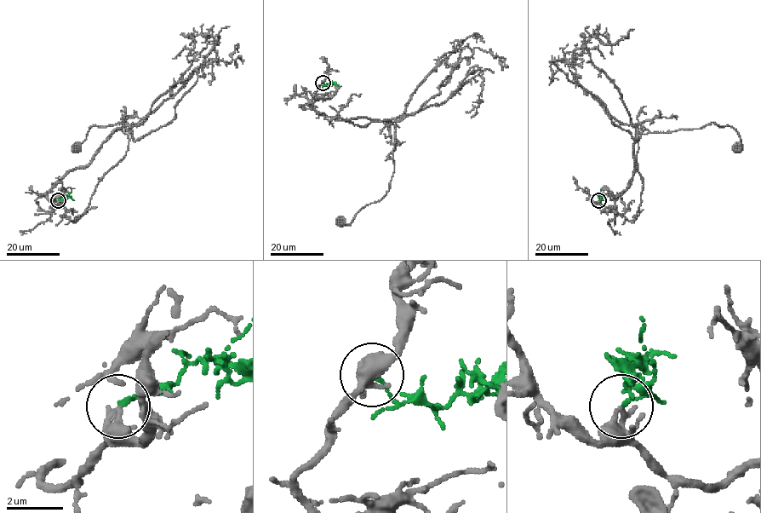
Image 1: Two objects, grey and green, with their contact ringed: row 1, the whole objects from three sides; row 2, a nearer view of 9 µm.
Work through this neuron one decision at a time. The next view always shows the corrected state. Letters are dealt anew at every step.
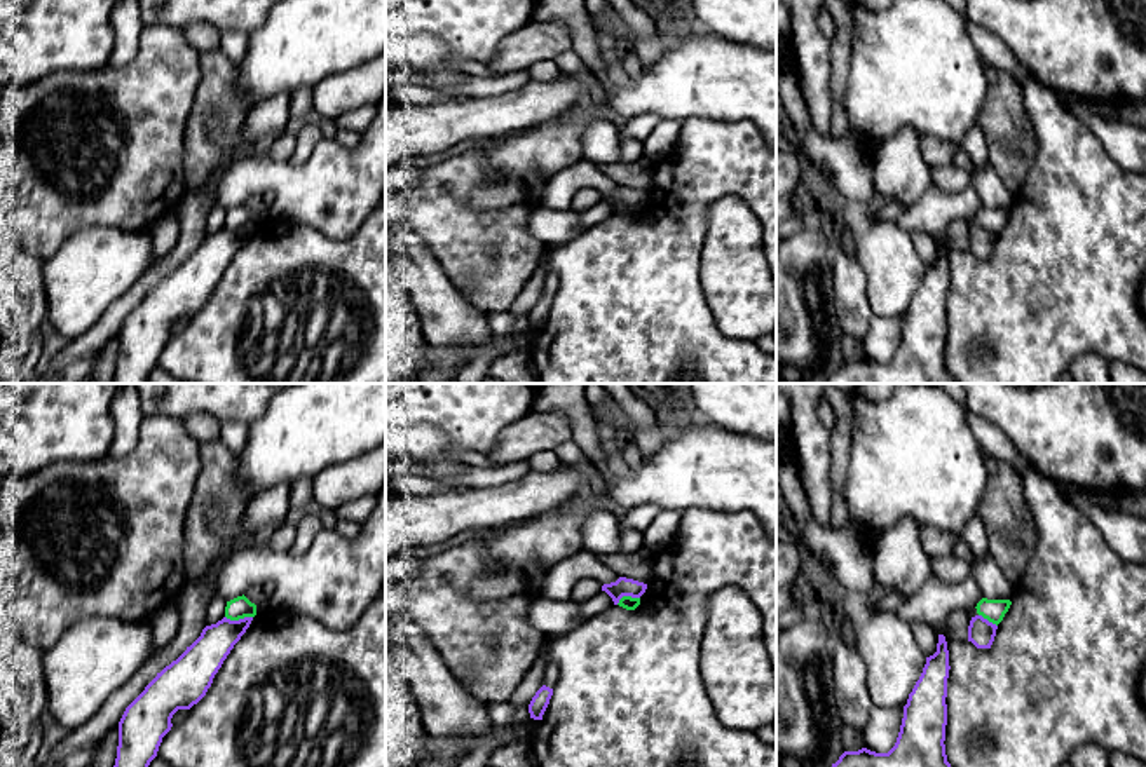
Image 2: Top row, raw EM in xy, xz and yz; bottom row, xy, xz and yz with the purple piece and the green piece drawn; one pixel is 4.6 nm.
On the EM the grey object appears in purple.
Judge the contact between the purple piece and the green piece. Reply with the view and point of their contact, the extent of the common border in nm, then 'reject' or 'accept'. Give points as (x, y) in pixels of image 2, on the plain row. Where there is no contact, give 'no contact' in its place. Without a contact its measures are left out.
meets purple in xy at (239, 229); contact 130 nm long; reject

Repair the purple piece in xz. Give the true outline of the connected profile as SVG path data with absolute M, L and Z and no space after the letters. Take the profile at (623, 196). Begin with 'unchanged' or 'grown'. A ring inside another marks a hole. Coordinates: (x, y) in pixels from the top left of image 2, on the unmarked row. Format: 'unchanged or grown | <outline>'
unchanged | M619 187L616 192L602 195L602 200L612 207L614 214L617 214L623 206L640 207L645 199L647 193L626 187Z

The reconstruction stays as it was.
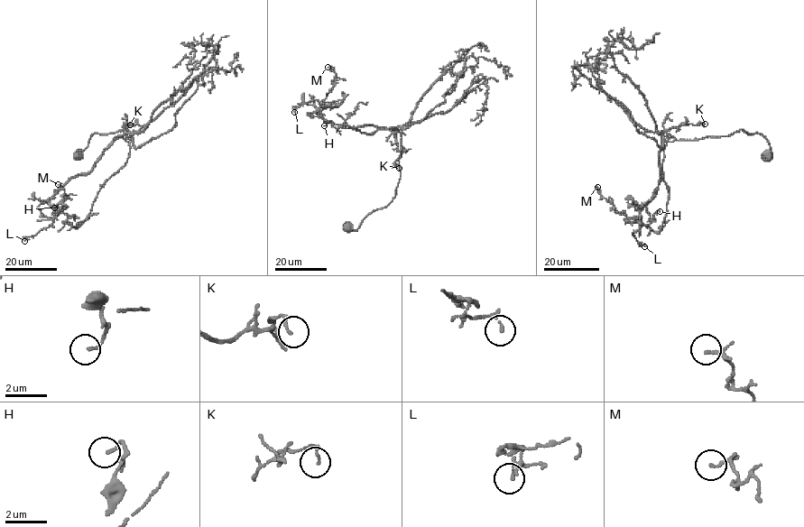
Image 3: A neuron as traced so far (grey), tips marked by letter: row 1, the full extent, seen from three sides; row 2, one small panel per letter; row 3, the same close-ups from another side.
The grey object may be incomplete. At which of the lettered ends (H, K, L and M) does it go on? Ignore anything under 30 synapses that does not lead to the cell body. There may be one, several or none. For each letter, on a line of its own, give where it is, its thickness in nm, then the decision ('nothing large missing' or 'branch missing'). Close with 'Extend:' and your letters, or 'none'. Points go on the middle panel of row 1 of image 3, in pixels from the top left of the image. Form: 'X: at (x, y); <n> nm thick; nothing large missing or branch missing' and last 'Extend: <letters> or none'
H: at (324, 125); 130 nm thick; nothing large missing
K: at (399, 168); 110 nm thick; nothing large missing
L: at (294, 112); 130 nm thick; nothing large missing
M: at (328, 67); 80 nm thick; nothing large missing
Extend: none

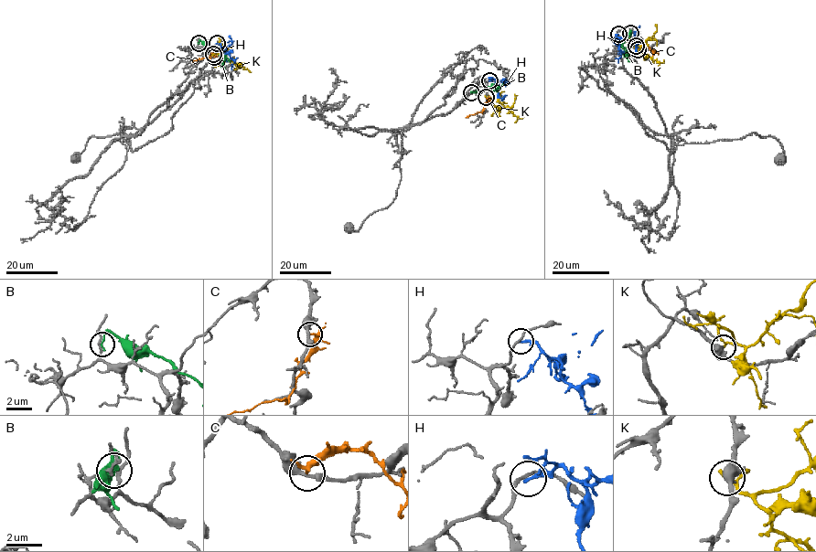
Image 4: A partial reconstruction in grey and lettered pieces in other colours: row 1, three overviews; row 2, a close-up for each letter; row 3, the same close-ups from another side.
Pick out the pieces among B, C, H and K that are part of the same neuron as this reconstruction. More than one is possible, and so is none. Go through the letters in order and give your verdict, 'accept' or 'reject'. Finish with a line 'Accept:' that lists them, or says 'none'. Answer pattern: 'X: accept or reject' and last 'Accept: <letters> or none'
B: reject
C: reject
H: reject
K: reject
Accept: none

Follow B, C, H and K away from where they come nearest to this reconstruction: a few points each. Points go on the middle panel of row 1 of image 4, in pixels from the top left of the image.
B: (471, 92), (484, 90), (493, 84), (498, 91)
C: (487, 98), (482, 111), (465, 117)
H: (489, 80), (495, 79), (498, 82), (498, 95), (504, 96), (501, 100)
K: (486, 97), (499, 102), (516, 115), (515, 122)

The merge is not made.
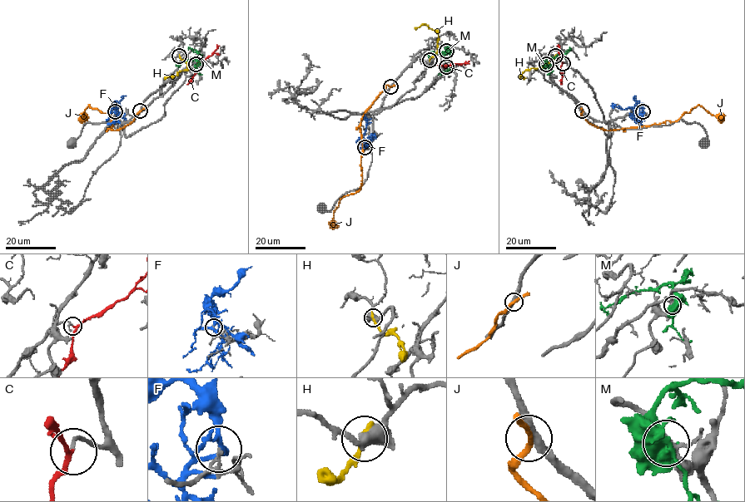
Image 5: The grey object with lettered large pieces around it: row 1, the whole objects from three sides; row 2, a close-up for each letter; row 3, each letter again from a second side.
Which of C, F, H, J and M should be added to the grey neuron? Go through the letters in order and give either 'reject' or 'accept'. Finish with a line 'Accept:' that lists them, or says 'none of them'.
C: accept
F: reject
H: reject
J: reject
M: reject
Accept: C

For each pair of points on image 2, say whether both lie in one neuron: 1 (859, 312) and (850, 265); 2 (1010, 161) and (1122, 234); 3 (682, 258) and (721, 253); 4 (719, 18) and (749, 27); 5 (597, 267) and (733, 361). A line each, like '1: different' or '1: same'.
1: same
2: different
3: different
4: same
5: same

